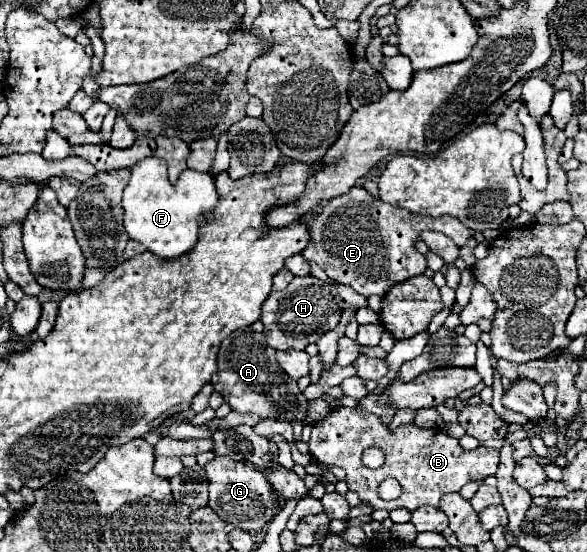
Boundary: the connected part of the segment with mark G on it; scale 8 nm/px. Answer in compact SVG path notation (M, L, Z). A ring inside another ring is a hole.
M215 456L205 466L205 472L209 478L209 506L225 522L231 522L235 528L247 532L261 532L277 516L281 492L273 488L273 484L265 478L261 470L245 462L227 460L227 456Z

